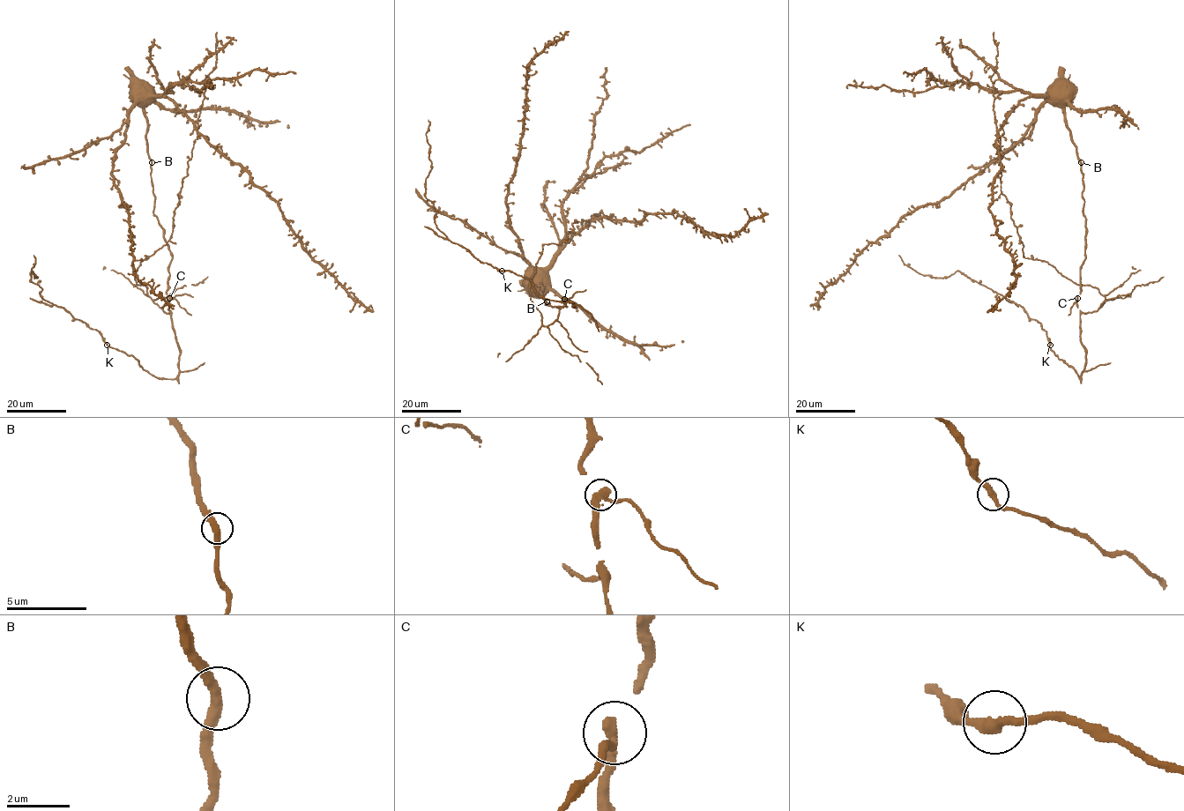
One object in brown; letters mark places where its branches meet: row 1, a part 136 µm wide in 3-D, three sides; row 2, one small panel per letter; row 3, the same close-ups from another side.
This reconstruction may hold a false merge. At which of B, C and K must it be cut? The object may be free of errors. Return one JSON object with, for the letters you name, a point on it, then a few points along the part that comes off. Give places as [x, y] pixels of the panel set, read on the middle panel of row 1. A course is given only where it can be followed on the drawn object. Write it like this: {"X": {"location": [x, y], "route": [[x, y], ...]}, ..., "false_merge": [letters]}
{"C": {"location": [564, 299], "route": [[564, 299], [585, 289]]}, "false_merge": ["C"]}

